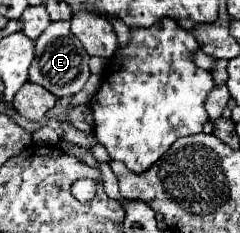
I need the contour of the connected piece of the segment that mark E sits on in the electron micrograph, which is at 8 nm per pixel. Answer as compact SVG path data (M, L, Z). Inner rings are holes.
M68 21L50 23L48 29L34 43L36 43L36 57L28 71L30 81L42 85L56 97L70 97L78 93L86 83L86 79L90 77L90 69L88 69L90 55L84 51L84 47L74 35L70 37L70 23Z

